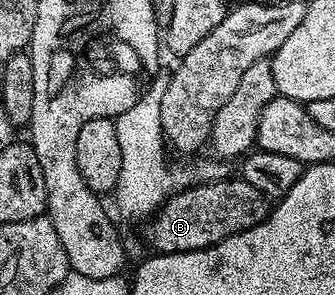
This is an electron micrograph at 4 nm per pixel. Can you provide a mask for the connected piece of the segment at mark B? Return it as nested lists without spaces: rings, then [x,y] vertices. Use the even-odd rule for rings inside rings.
[[[214,178],[209,181],[211,184],[198,184],[195,188],[186,186],[175,192],[173,196],[169,196],[149,221],[149,224],[151,223],[150,244],[154,247],[151,249],[158,254],[200,250],[228,238],[232,234],[240,234],[244,230],[264,222],[270,214],[271,201],[264,194],[260,194],[260,190],[256,190],[256,186],[252,186],[247,180],[230,179]]]

